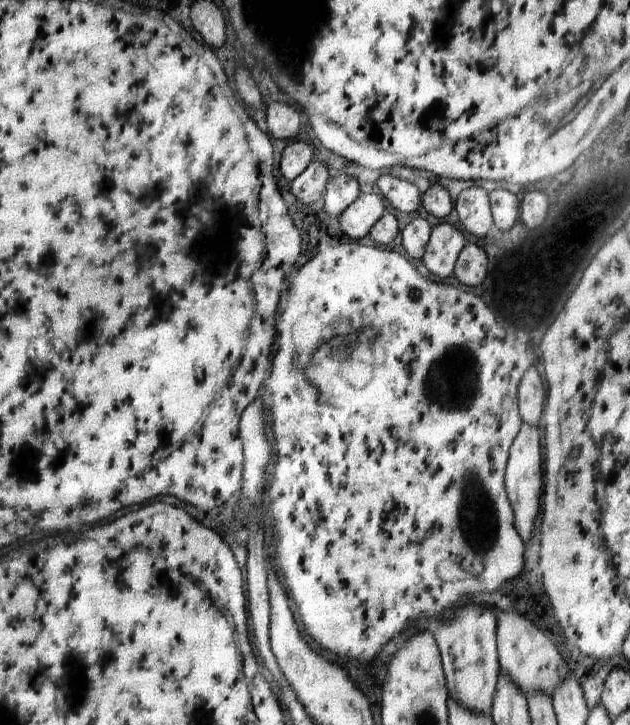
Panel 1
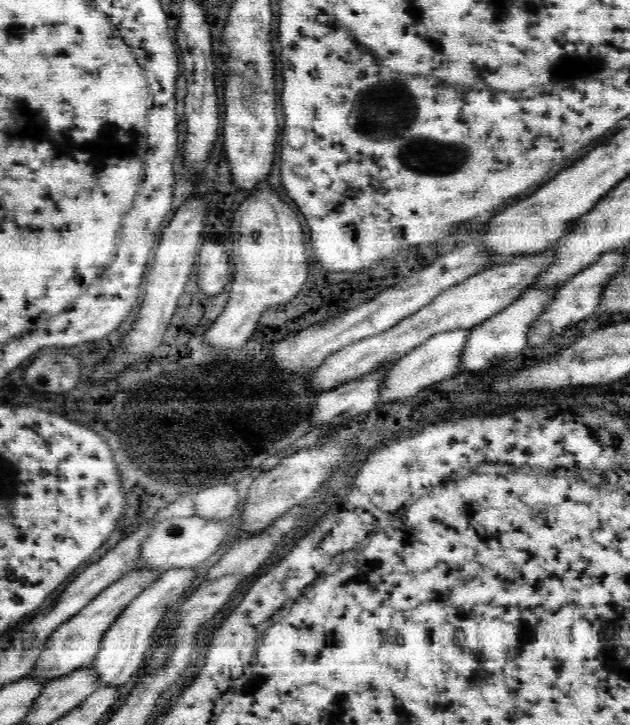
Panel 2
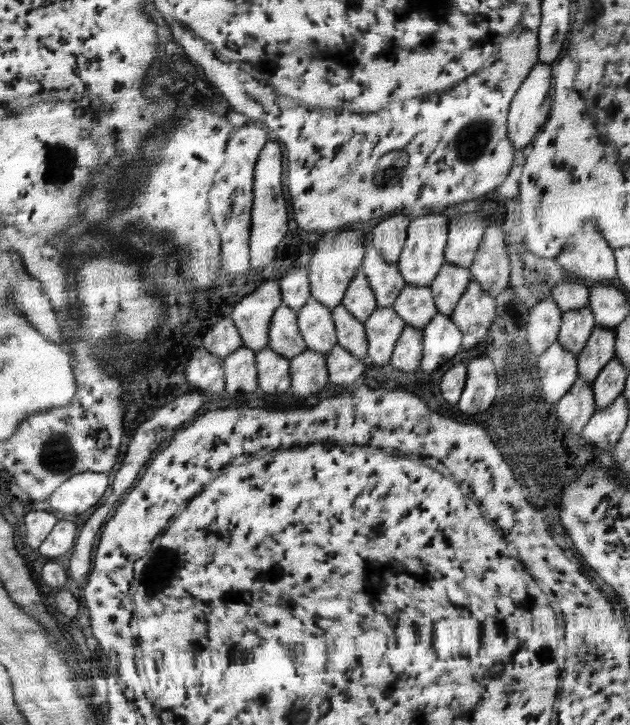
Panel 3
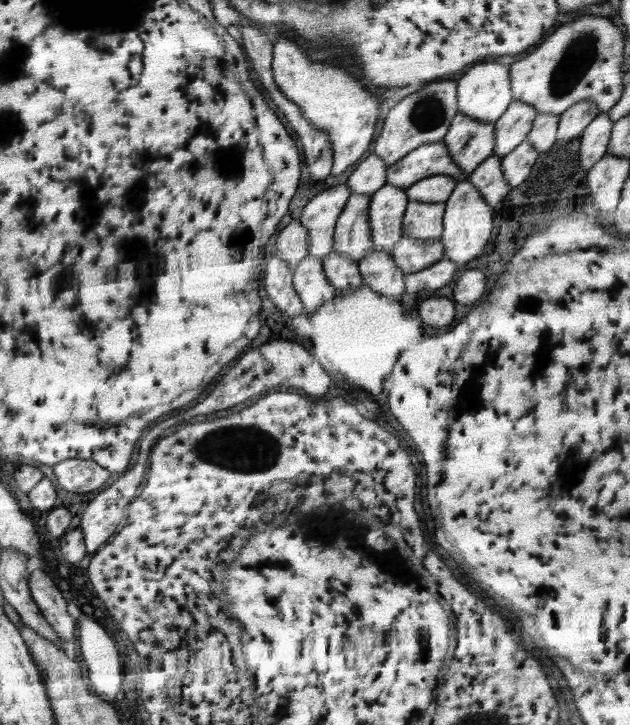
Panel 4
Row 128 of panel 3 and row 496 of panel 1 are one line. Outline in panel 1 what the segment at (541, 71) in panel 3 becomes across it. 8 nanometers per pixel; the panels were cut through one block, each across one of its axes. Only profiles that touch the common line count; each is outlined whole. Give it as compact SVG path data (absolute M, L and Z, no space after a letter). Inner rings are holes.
M522 424L516 440L512 442L510 448L510 460L505 471L505 489L508 500L514 511L514 524L517 533L521 536L521 541L526 544L530 540L532 528L534 528L534 518L538 514L538 506L540 506L540 494L542 494L542 448L540 448L540 436L538 430Z

